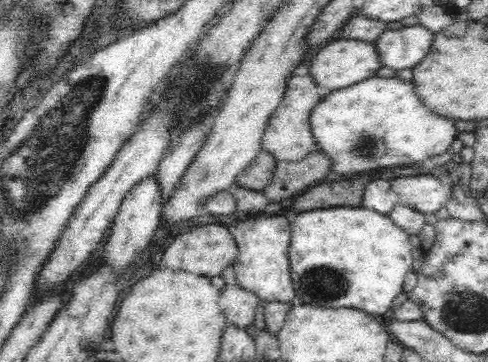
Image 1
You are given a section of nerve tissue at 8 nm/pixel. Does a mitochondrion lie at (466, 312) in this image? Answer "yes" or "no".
yes

